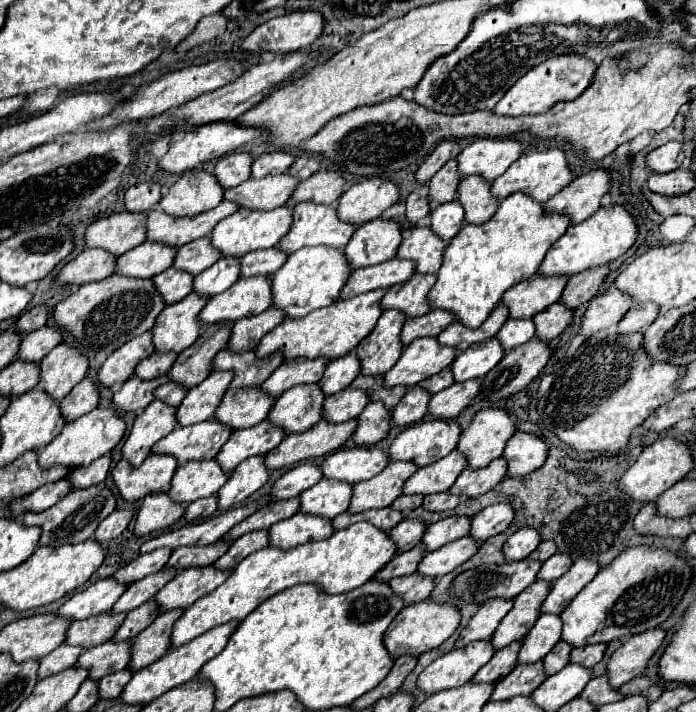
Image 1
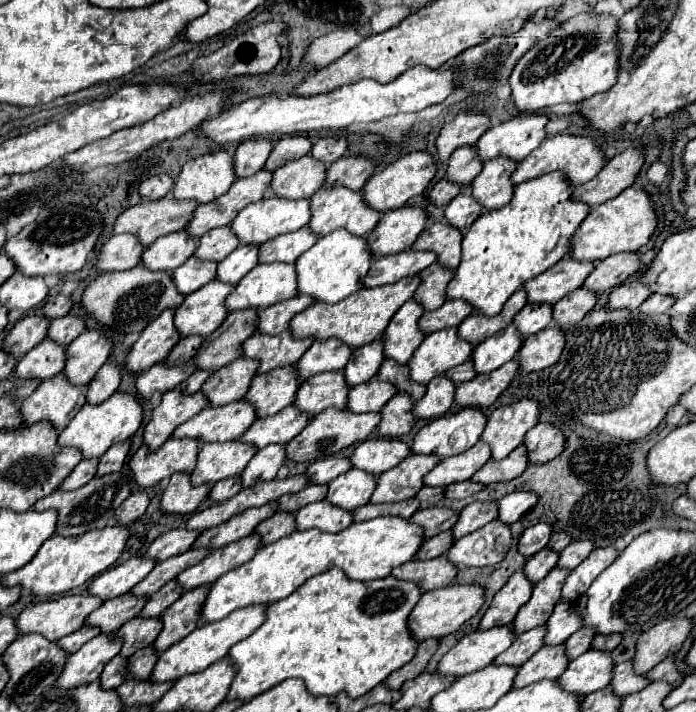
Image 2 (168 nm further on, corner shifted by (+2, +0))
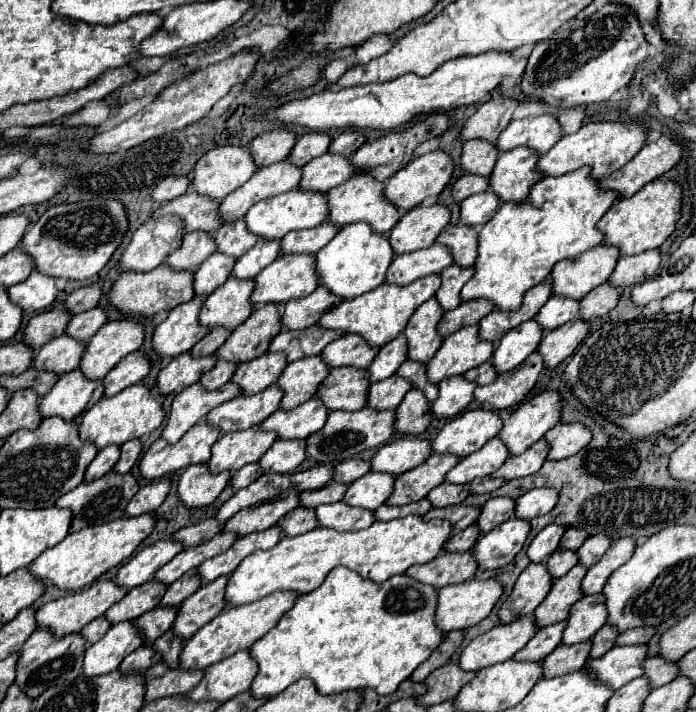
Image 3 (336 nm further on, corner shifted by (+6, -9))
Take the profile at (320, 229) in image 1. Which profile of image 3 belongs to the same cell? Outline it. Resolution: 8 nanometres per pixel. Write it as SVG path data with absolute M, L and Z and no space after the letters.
M361 175L361 177L351 177L343 185L327 191L325 197L327 197L327 205L329 205L329 223L333 223L337 227L345 227L351 223L365 221L367 225L371 225L373 233L391 231L393 225L399 221L401 211L397 211L397 207L389 205L389 201L383 199L383 187L385 185L375 181L373 177Z

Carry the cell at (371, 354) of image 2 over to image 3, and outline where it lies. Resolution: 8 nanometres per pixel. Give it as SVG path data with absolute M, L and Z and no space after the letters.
M399 335L393 341L389 341L387 345L383 345L379 349L379 353L375 355L373 363L367 367L369 373L369 383L377 383L383 381L387 377L391 377L395 373L395 369L407 361L407 351L405 351L405 337Z

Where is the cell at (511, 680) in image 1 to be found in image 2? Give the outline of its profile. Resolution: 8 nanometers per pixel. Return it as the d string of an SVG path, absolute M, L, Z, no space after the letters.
M565 644L543 646L519 668L513 688L525 688L525 686L545 680L545 678L559 678L567 670L569 658L565 660L565 656L567 656Z

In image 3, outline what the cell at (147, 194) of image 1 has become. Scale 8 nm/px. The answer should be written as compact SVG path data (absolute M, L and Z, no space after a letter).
M167 177L151 193L151 199L157 203L167 203L187 191L187 177Z

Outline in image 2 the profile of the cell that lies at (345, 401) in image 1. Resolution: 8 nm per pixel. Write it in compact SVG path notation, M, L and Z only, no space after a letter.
M369 380L365 384L353 386L349 390L347 408L351 412L379 412L391 396L397 394L395 384L387 384L381 380Z

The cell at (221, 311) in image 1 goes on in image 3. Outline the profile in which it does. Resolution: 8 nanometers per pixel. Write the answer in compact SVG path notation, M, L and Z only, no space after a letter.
M277 257L255 277L255 289L249 301L255 309L267 303L283 305L291 299L307 297L315 289L311 257Z

